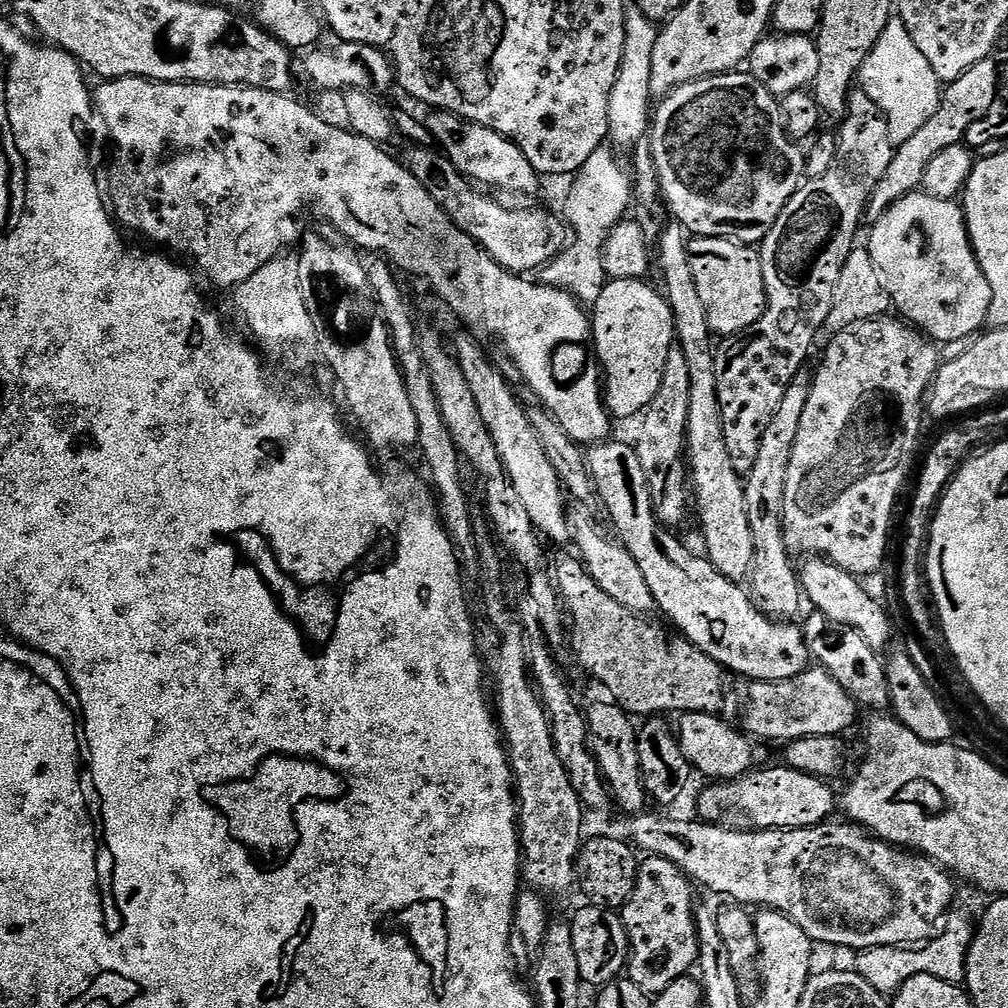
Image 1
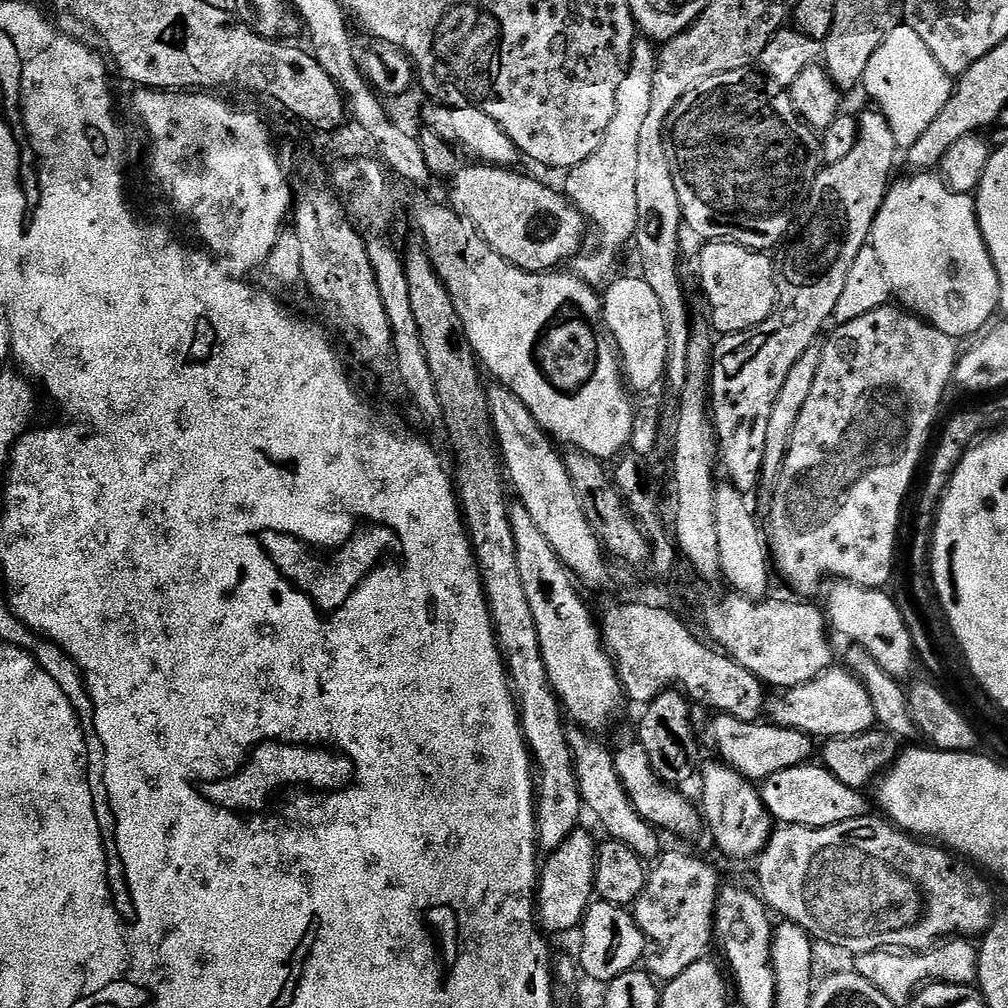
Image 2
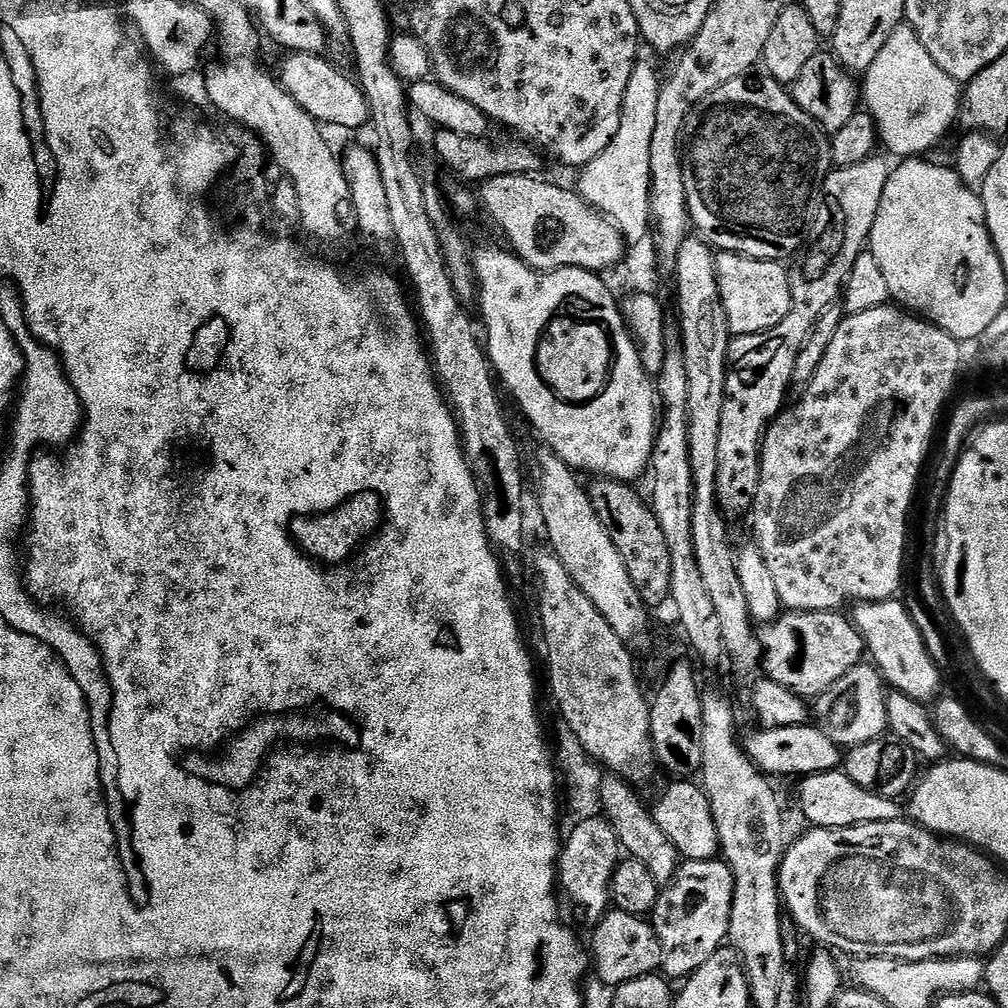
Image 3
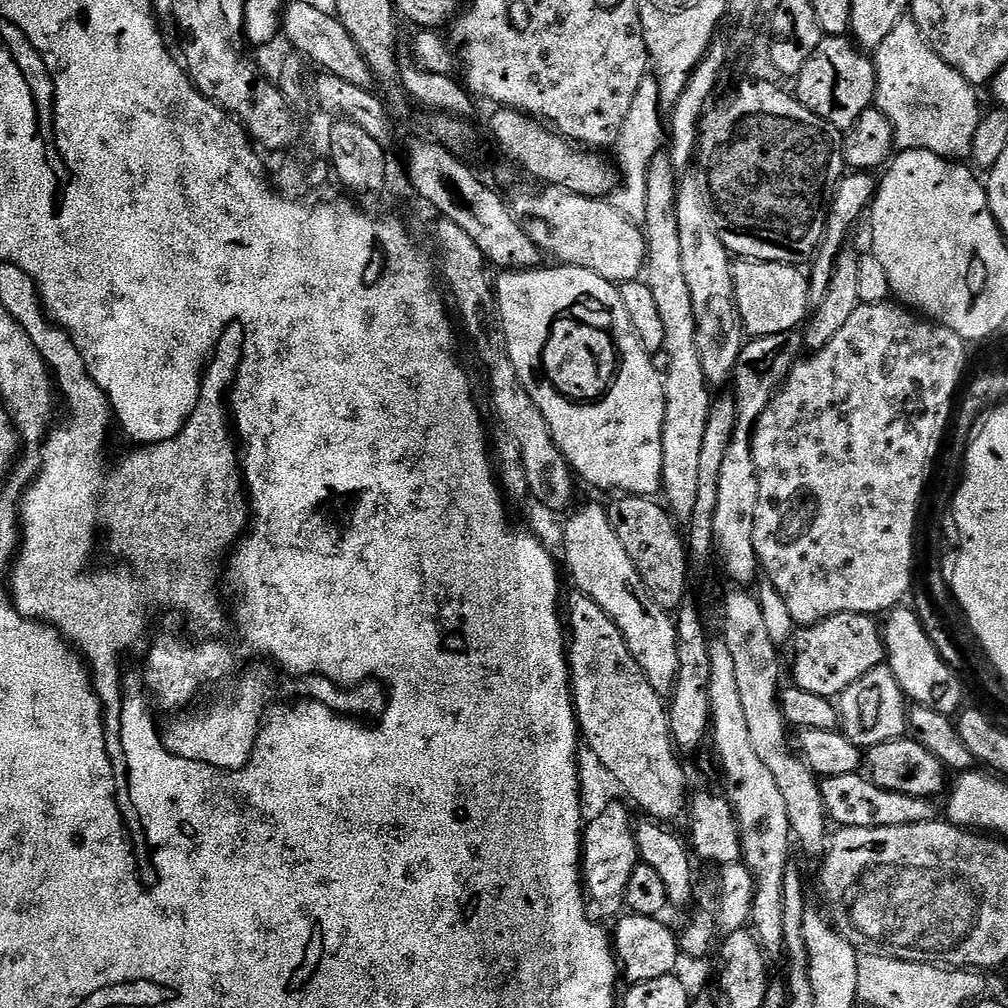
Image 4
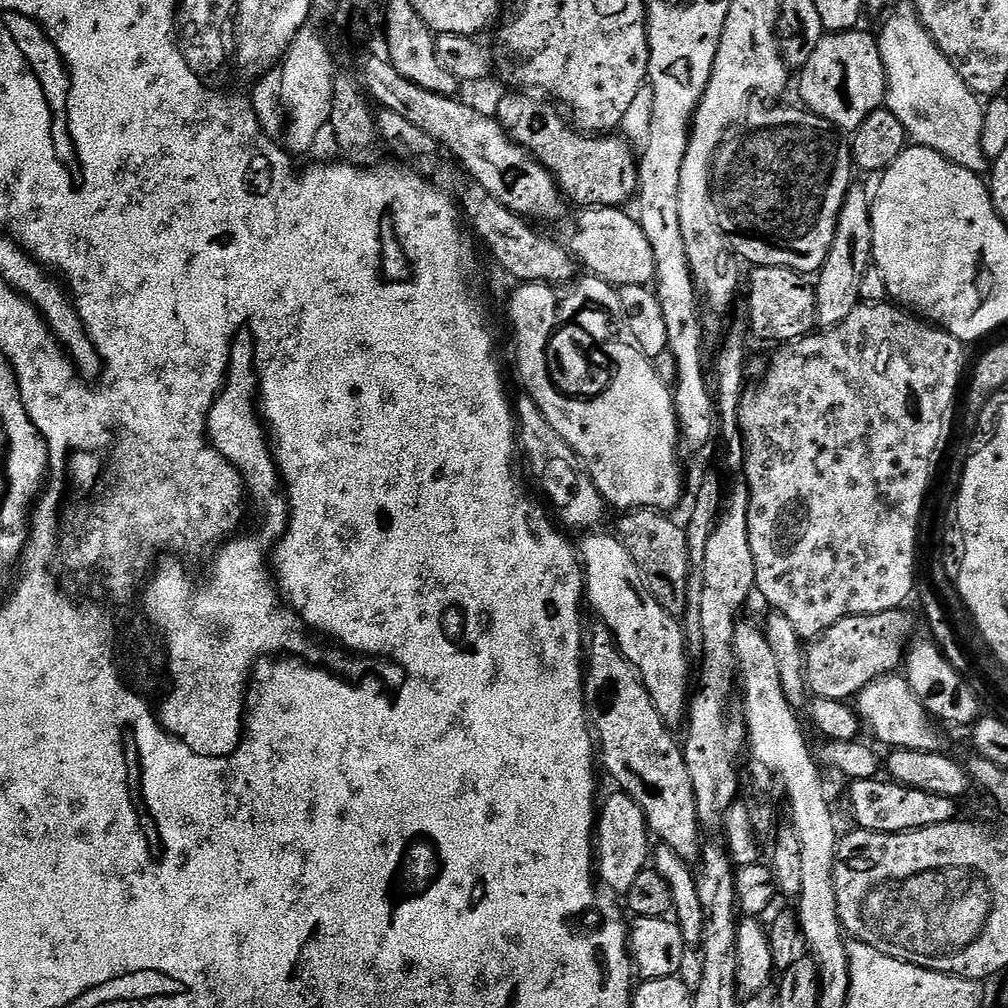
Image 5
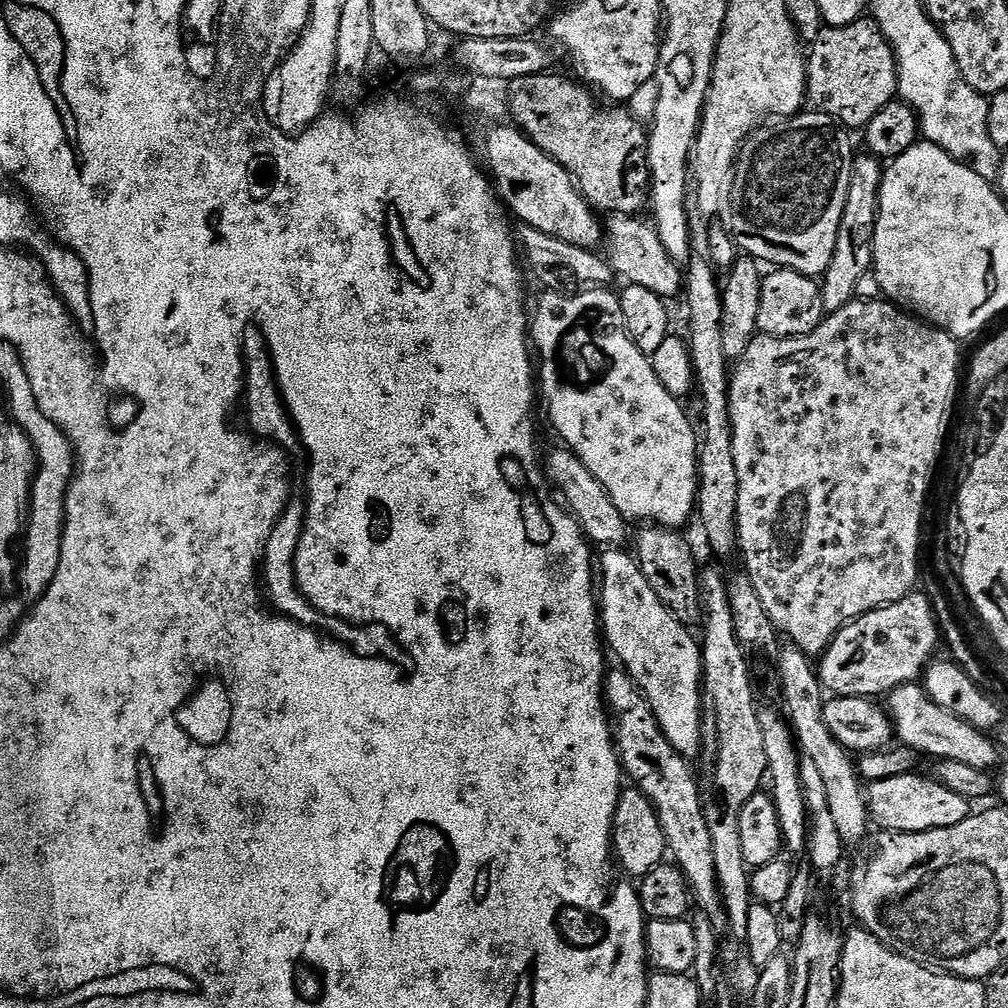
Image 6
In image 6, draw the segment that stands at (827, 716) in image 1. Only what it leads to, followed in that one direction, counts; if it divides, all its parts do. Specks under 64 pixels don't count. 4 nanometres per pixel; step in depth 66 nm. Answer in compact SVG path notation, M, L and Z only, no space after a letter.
M914 682L903 684L889 693L887 700L886 710L893 731L903 745L917 750L925 757L932 756L934 760L966 762L966 766L978 766L978 770L983 772L995 769L994 766L1002 755L997 741L989 733L970 726L970 722L943 710L933 702L921 685Z

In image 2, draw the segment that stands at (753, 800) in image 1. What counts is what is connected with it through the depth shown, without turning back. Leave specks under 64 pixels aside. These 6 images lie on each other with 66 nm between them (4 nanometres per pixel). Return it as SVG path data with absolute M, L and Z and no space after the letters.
M805 763L774 773L761 785L765 807L777 823L784 826L825 828L840 822L856 820L869 813L870 808L861 791L845 786L822 764Z

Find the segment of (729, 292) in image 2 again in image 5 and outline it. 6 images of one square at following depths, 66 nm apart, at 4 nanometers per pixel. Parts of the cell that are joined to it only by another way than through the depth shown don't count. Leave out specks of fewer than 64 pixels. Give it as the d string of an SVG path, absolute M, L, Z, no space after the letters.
M755 267L752 272L748 286L747 315L753 337L773 344L785 344L809 335L817 325L815 285L803 273L791 268Z

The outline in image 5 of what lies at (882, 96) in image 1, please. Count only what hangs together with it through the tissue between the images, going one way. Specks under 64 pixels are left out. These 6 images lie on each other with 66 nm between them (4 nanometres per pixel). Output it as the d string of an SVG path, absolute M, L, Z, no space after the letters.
M900 2L883 19L878 39L888 79L886 107L903 124L907 139L913 145L942 154L966 170L987 173L990 160L982 146L985 105L981 97L962 82L958 70L938 50L934 38L922 26L915 3Z

